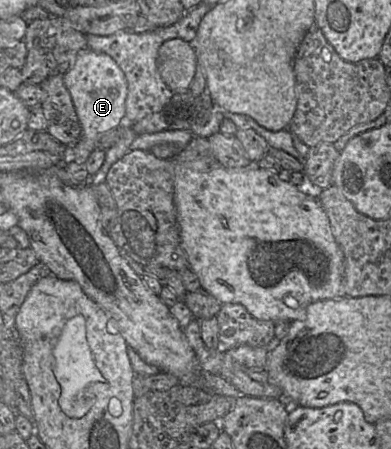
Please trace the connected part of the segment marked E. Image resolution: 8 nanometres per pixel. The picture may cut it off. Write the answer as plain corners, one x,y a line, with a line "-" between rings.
86,48
77,55
73,65
64,74
64,84
71,95
81,124
80,138
74,145
67,146
70,148
67,148
64,164
74,161
85,163
96,148
99,136
126,121
128,82
124,72
112,57

